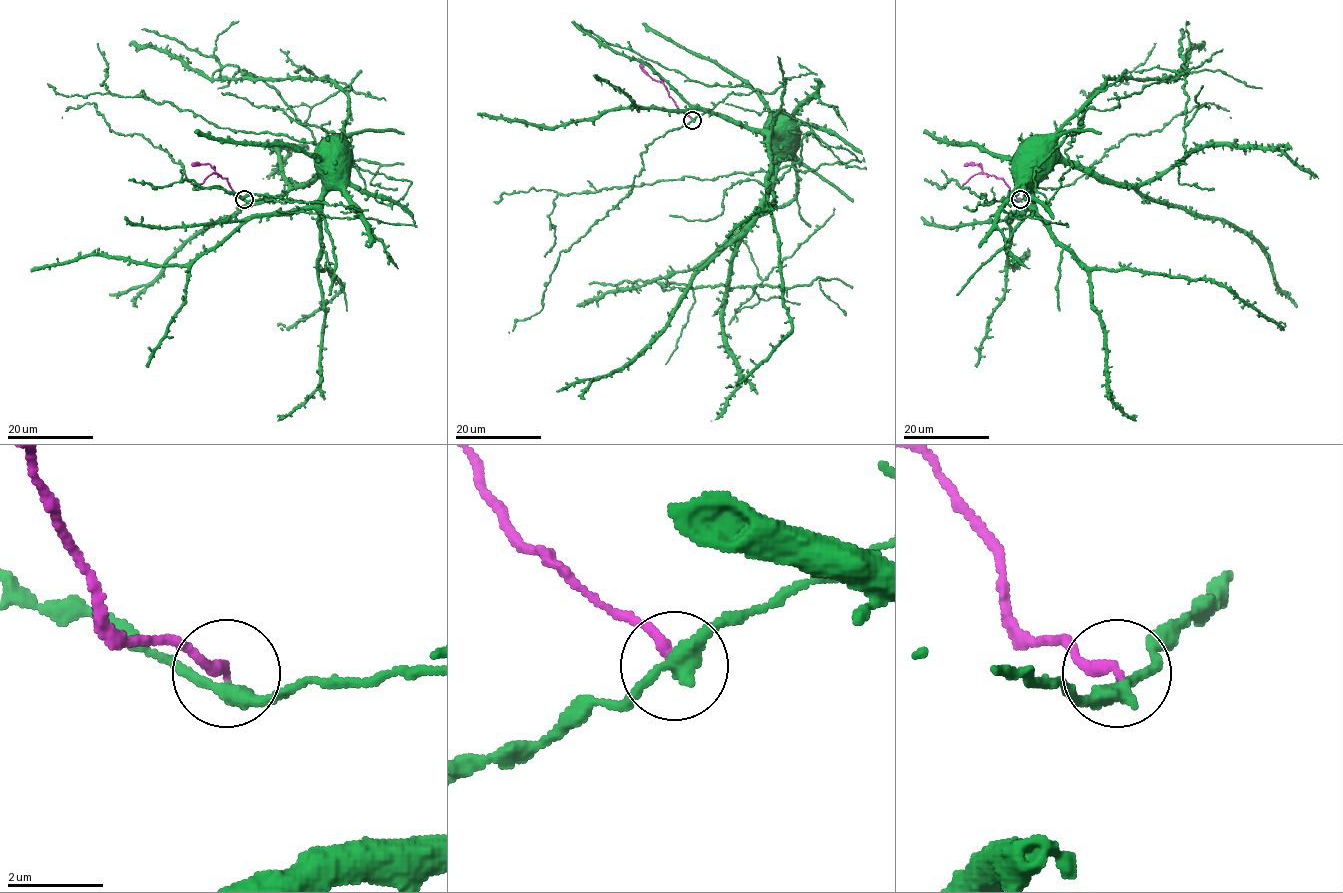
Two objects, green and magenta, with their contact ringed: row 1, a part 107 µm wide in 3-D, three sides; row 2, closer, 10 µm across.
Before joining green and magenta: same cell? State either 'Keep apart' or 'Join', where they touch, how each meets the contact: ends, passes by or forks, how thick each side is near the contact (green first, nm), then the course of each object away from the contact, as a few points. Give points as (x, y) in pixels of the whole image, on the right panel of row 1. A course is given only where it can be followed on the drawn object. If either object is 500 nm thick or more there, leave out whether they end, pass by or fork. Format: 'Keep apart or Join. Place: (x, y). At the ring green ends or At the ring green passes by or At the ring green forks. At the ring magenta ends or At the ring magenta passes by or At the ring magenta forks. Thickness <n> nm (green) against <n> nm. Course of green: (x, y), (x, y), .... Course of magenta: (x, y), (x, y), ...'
Keep apart. Place: (1020, 199). At the ring green passes by. At the ring magenta ends. Thickness 320 nm (green) against 240 nm. Course of green: (1020, 199), (1002, 199), (1011, 217), (1041, 218), (1066, 226), (1057, 223), (1025, 189), (1031, 140). Course of magenta: (1020, 199), (1010, 193), (1002, 179), (986, 174), (980, 164), (963, 166)

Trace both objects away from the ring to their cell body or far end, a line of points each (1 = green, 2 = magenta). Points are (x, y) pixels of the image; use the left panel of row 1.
1: (245, 199), (271, 199), (283, 212), (416, 226), (399, 205), (352, 183), (341, 140)
2: (245, 199), (234, 193), (226, 179), (208, 164), (192, 166)

